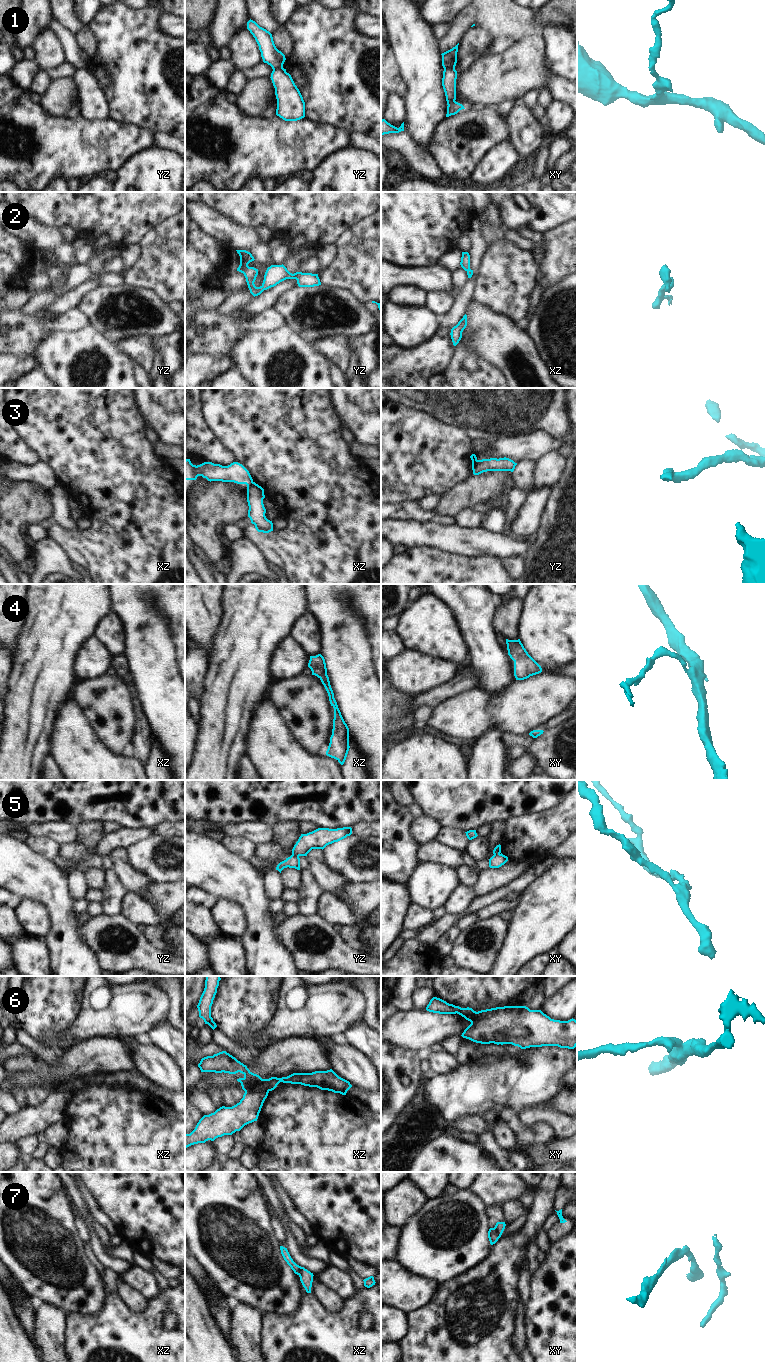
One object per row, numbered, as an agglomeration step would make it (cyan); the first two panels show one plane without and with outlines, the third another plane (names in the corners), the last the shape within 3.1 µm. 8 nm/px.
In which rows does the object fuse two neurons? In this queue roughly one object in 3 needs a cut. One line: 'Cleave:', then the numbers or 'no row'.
Cleave: 1, 3, 5, 6, 7.

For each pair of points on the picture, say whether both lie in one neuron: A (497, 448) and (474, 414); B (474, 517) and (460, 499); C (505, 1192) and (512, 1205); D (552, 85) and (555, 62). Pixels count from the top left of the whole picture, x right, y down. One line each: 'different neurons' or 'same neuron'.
A: different neurons
B: different neurons
C: different neurons
D: different neurons

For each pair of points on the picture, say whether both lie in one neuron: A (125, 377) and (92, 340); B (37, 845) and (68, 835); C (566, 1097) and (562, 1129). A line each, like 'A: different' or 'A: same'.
A: same
B: different
C: different

